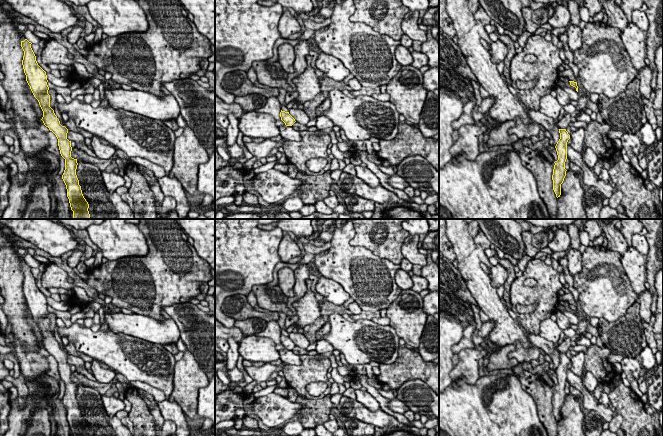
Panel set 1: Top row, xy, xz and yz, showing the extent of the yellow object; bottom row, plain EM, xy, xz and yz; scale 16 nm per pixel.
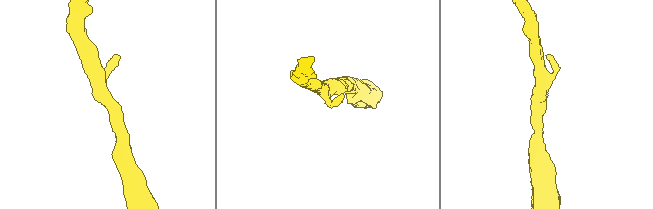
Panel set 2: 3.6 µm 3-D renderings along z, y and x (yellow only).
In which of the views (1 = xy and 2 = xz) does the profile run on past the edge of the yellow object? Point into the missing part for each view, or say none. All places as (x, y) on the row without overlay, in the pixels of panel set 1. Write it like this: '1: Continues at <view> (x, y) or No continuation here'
1: No continuation here
2: No continuation here

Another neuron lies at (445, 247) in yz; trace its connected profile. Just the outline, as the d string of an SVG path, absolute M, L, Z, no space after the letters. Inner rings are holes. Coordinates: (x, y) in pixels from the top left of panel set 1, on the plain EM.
M439 219L439 251L451 263L456 259L453 246L447 238L445 219Z

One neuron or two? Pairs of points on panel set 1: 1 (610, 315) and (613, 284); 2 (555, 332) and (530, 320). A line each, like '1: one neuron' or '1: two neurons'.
1: one neuron
2: two neurons

